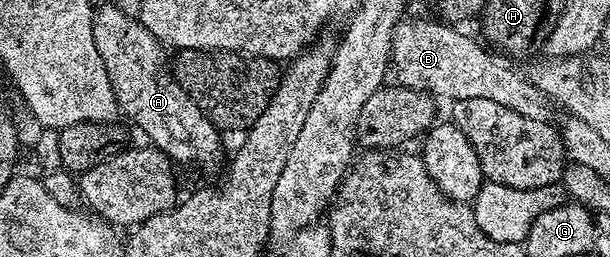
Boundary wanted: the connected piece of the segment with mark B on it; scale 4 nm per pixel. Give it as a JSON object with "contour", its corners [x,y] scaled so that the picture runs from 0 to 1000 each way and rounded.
{"contour":[[[687,74],[682,89],[657,82],[648,105],[648,140],[641,163],[641,237],[646,319],[657,339],[679,354],[697,354],[721,389],[744,393],[795,377],[795,393],[815,393],[854,455],[874,455],[874,471],[898,475],[897,374],[887,366],[862,288],[849,292],[839,249],[820,230],[813,210],[798,214],[793,171],[784,148],[770,152],[751,101],[726,82],[698,89]]]}

